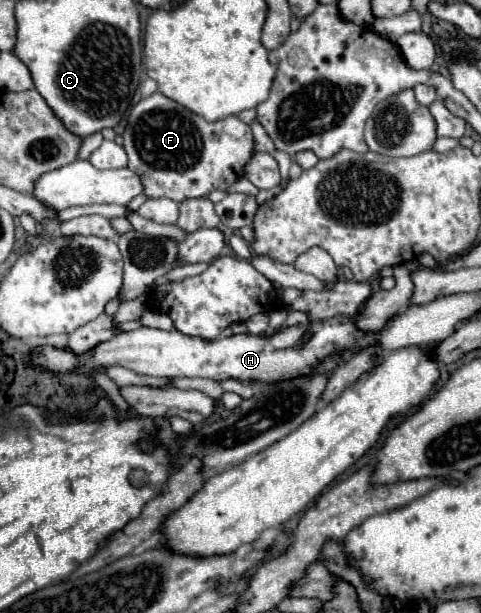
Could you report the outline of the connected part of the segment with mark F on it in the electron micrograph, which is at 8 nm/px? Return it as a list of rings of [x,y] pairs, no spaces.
[[[153,93],[141,99],[129,113],[127,127],[123,133],[123,147],[129,155],[129,169],[145,181],[145,195],[151,199],[167,197],[173,201],[185,201],[191,197],[203,197],[213,189],[227,191],[237,179],[243,177],[243,169],[253,155],[253,133],[247,123],[239,117],[227,117],[223,121],[209,123],[193,111],[185,109],[177,101],[171,101],[163,93]]]

